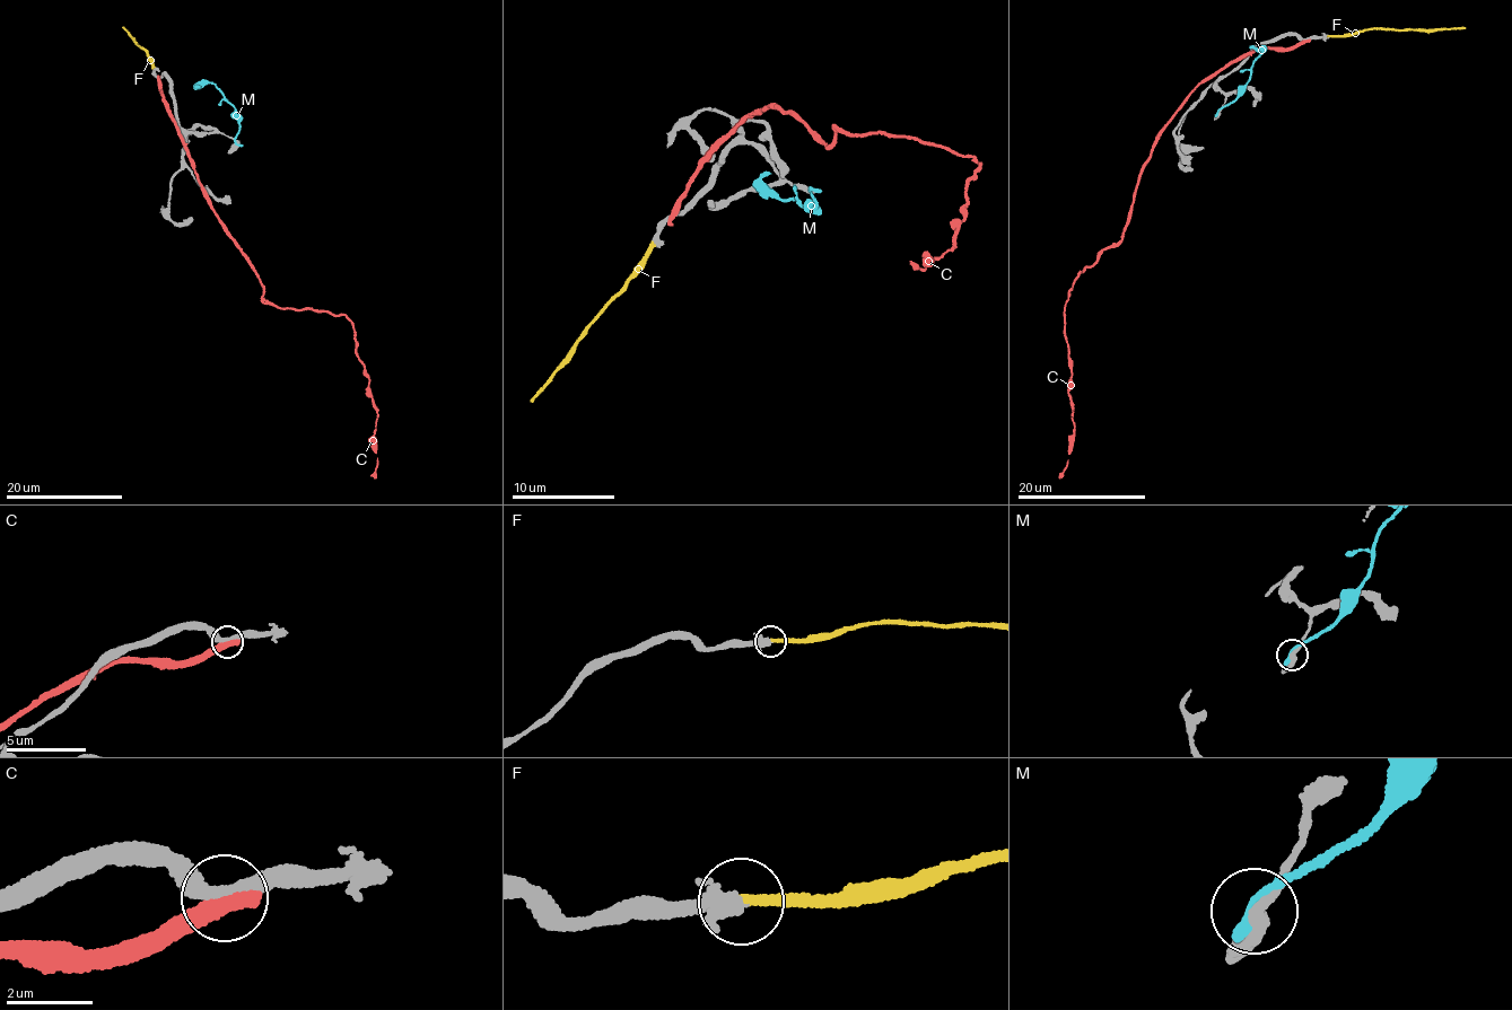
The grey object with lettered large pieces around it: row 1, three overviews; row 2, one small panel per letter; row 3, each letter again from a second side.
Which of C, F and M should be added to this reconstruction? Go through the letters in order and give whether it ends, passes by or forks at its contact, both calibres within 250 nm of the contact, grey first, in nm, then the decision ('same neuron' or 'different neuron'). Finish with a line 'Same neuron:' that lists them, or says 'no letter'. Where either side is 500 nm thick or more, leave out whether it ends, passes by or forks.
C: it ends; calibres 280 and 480 nm; different neuron
F: it ends; calibres 320 and 280 nm; same neuron
M: it ends; calibres 440 and 320 nm; different neuron
Same neuron: F

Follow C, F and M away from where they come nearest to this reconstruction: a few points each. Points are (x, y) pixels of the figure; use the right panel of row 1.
C: (1304, 41), (1242, 54), (1193, 90), (1154, 142), (1122, 236), (1077, 274), (1064, 337), (1074, 444), (1058, 477)
F: (1329, 36), (1365, 31), (1466, 27)
M: (1217, 112), (1248, 81), (1253, 61), (1263, 52), (1249, 47)

